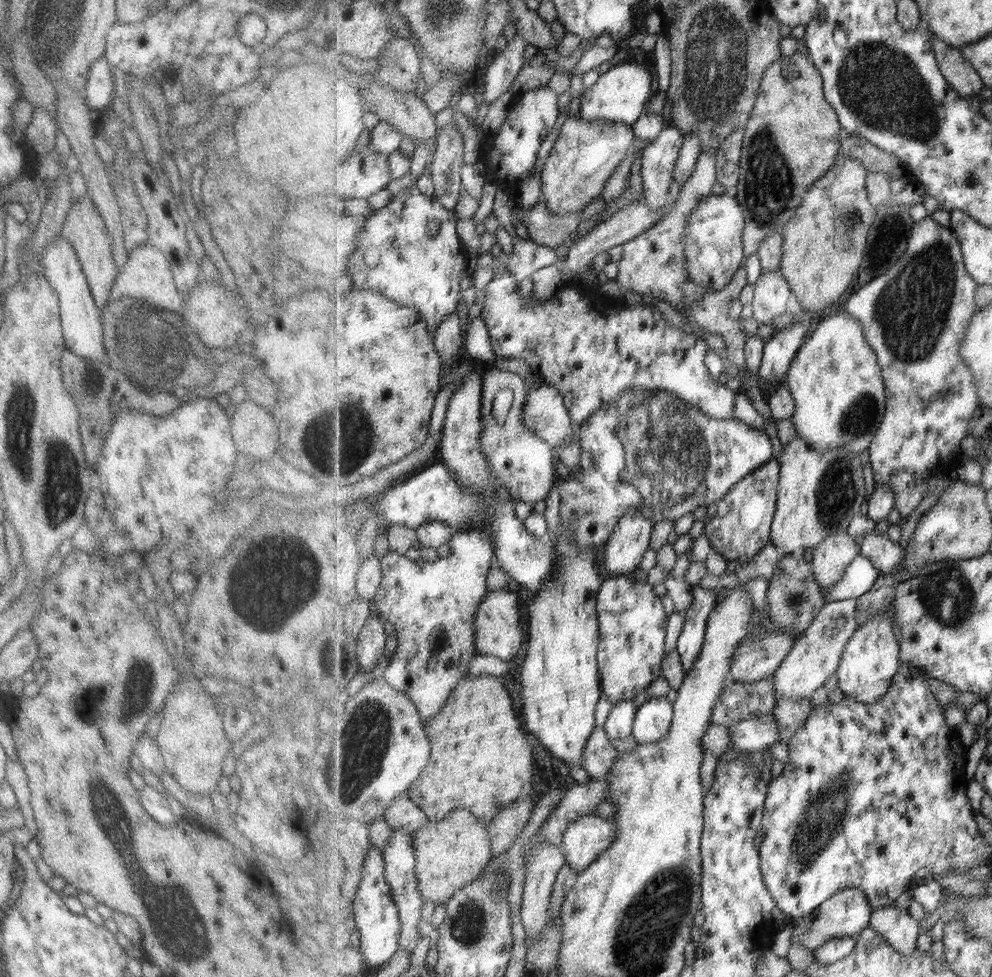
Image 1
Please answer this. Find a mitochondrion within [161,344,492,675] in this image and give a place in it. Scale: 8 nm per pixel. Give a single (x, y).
(274, 585)

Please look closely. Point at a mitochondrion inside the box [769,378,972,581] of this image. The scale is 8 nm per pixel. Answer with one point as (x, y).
(836, 491)

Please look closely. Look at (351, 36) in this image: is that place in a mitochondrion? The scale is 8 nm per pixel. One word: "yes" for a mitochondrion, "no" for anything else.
no

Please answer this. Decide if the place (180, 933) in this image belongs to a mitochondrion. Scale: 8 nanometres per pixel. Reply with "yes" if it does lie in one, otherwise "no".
yes

